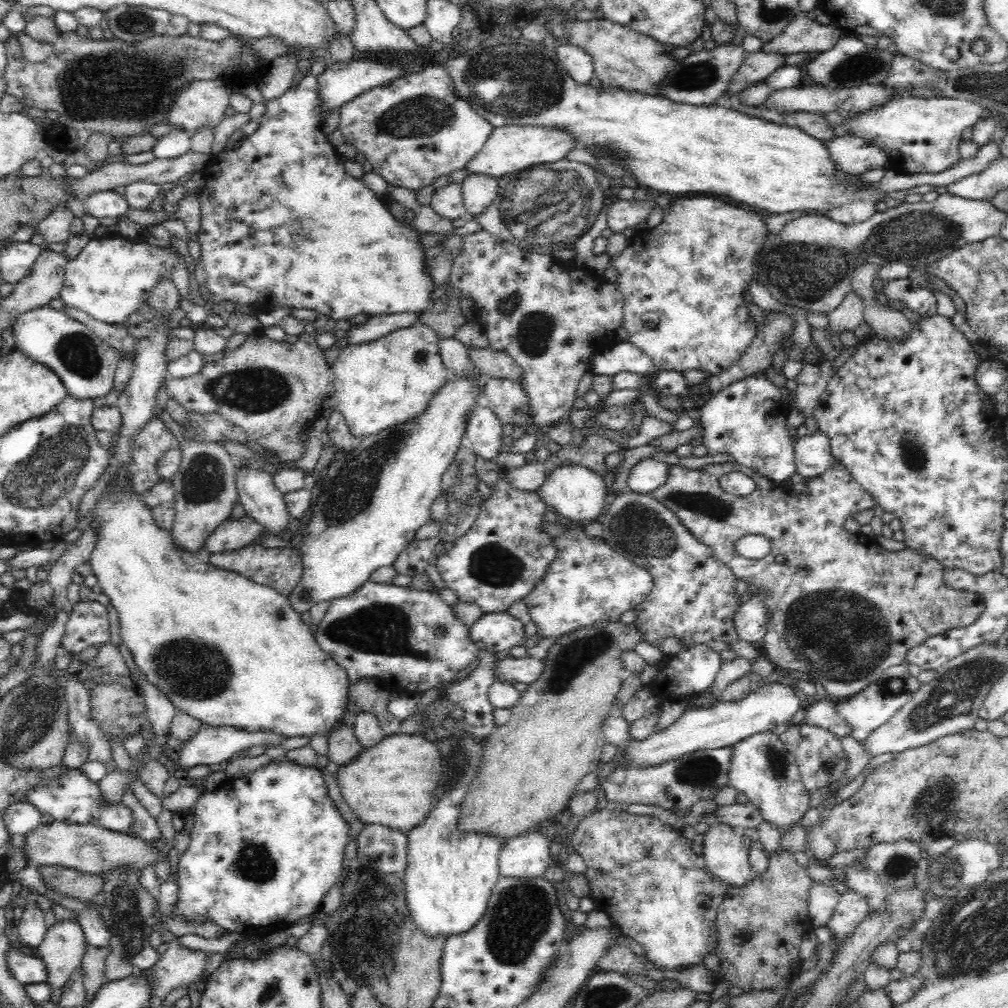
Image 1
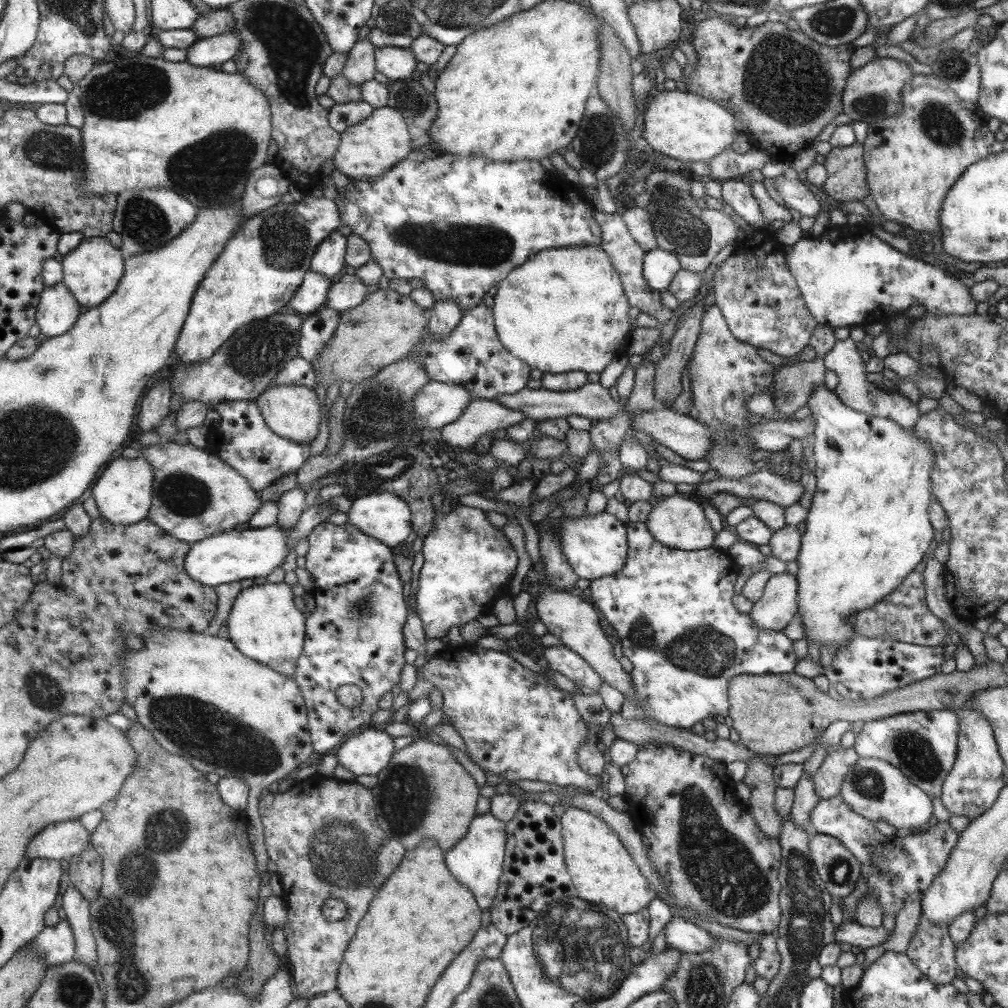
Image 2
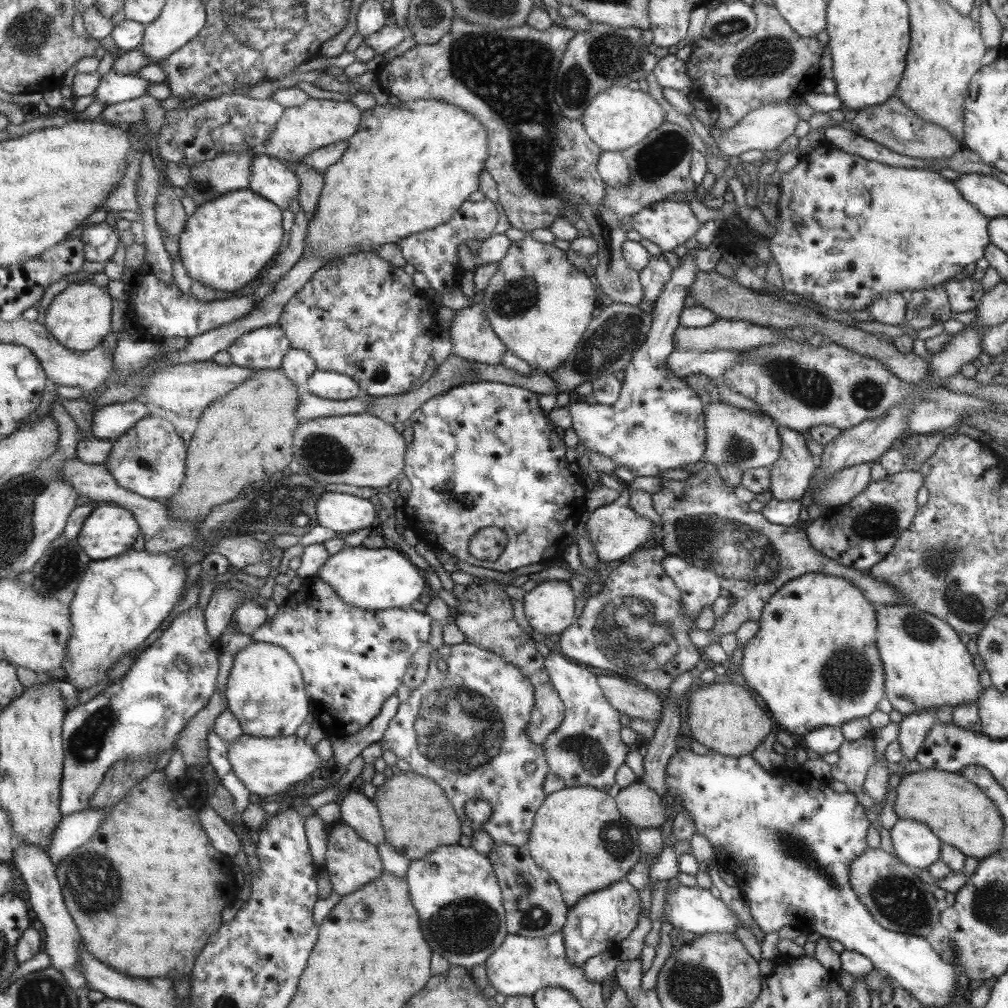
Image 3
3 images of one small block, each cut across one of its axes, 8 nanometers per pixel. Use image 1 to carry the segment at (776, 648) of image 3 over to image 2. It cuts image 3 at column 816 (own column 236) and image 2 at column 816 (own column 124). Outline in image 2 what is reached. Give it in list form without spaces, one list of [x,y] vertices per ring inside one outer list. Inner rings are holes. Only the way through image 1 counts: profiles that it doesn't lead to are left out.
[[[760,230],[750,239],[737,242],[732,253],[716,268],[712,276],[713,304],[720,308],[730,332],[738,341],[753,347],[769,350],[777,356],[793,359],[809,342],[814,327],[818,324],[808,311],[808,307],[795,282],[792,271],[785,260],[784,245],[775,239],[775,232]],[[815,385],[808,396],[806,402],[813,419],[814,436],[813,443],[813,460],[815,461],[814,472],[816,473],[816,490],[813,493],[811,504],[806,510],[804,532],[800,535],[800,552],[797,556],[797,574],[796,577],[796,593],[798,594],[799,610],[796,614],[803,623],[805,631],[805,639],[808,643],[815,643],[820,650],[826,650],[830,655],[847,647],[851,638],[855,637],[855,630],[851,624],[851,620],[857,613],[865,611],[865,609],[877,605],[877,602],[885,599],[889,593],[896,591],[907,574],[917,566],[917,562],[923,558],[923,554],[930,551],[933,546],[932,536],[933,529],[928,519],[928,504],[934,500],[931,493],[931,470],[932,464],[935,463],[935,456],[932,456],[932,448],[928,447],[926,442],[916,438],[916,433],[910,429],[901,428],[895,422],[888,418],[879,418],[877,416],[866,415],[861,412],[855,412],[851,408],[847,408],[830,391],[825,385]]]

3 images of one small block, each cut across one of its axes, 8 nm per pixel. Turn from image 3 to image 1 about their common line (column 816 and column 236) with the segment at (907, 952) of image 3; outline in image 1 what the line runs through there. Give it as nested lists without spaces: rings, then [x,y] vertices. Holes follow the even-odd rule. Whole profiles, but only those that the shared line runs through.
[[[267,764],[261,766],[254,772],[249,772],[246,776],[233,779],[216,792],[204,792],[193,806],[194,822],[189,832],[190,845],[180,856],[175,856],[176,873],[176,904],[172,918],[179,918],[189,923],[205,924],[214,922],[224,933],[241,932],[245,935],[255,935],[264,938],[269,934],[280,932],[288,928],[288,924],[318,911],[322,906],[322,900],[328,896],[329,890],[337,883],[340,874],[343,874],[342,864],[344,864],[344,846],[348,842],[348,826],[342,820],[340,812],[336,810],[334,802],[326,796],[326,784],[322,780],[322,774],[316,768],[310,766],[296,766],[296,764]]]

